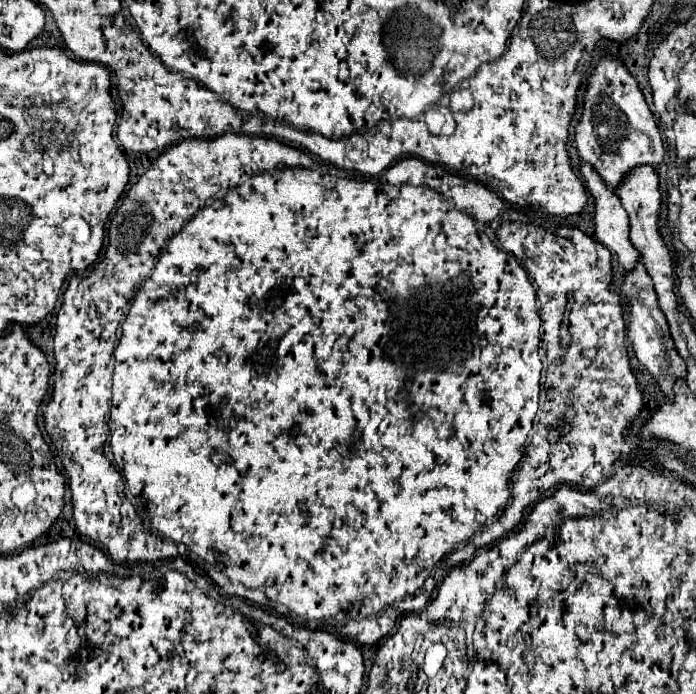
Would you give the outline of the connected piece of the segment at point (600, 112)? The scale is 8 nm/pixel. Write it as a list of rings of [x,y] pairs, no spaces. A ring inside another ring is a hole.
[[[604,55],[590,75],[584,113],[576,125],[576,145],[582,161],[586,161],[602,177],[610,191],[616,191],[624,177],[640,165],[652,165],[658,173],[664,159],[662,135],[636,79],[628,73],[620,59]]]

